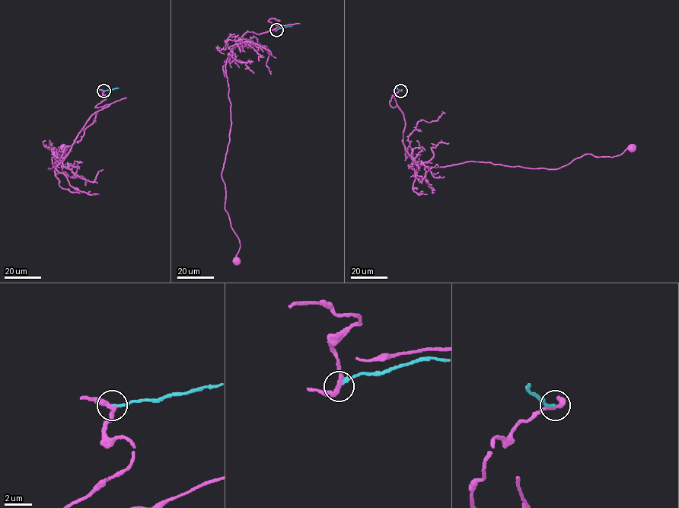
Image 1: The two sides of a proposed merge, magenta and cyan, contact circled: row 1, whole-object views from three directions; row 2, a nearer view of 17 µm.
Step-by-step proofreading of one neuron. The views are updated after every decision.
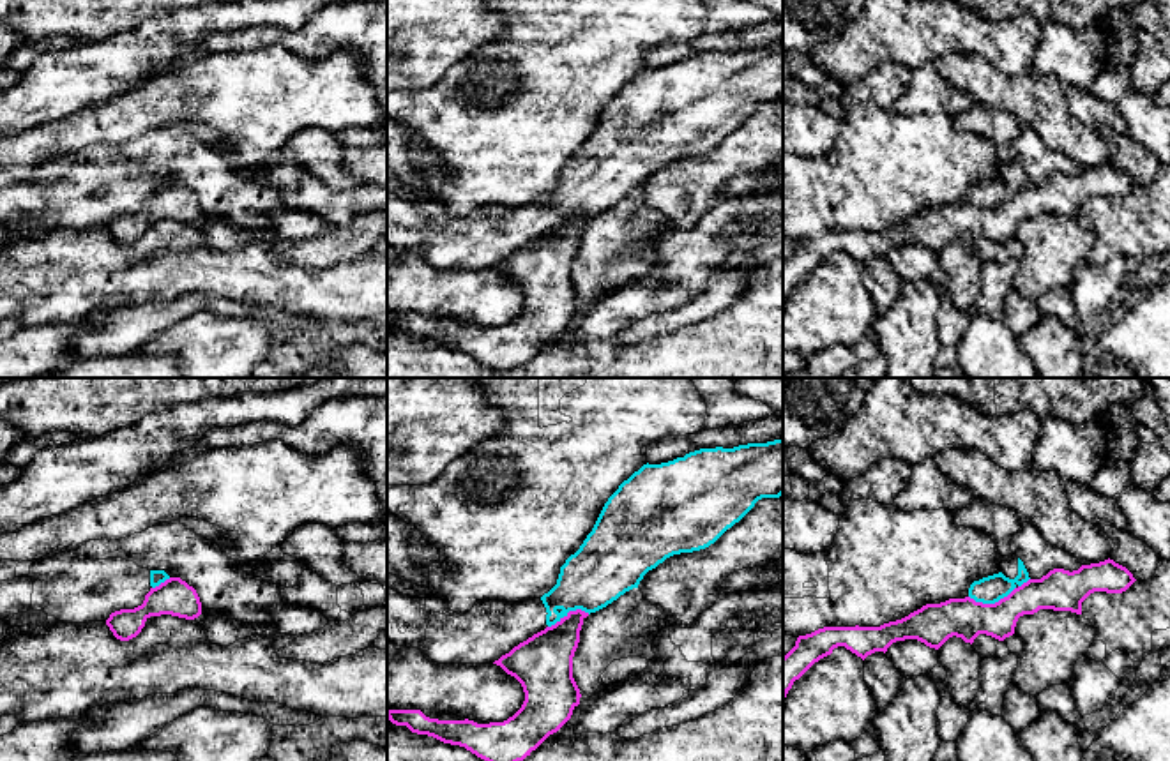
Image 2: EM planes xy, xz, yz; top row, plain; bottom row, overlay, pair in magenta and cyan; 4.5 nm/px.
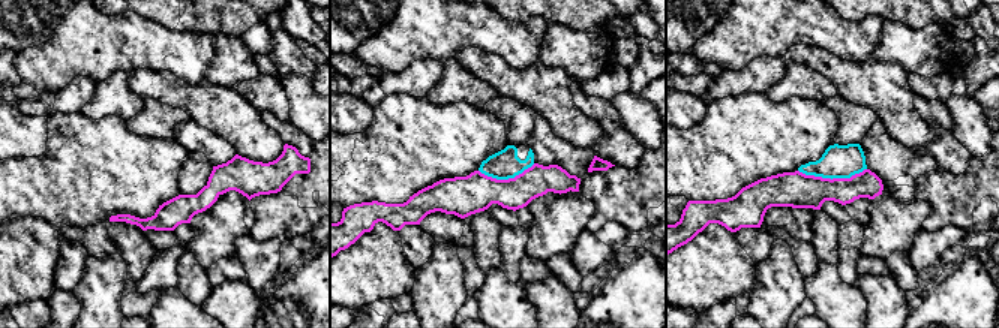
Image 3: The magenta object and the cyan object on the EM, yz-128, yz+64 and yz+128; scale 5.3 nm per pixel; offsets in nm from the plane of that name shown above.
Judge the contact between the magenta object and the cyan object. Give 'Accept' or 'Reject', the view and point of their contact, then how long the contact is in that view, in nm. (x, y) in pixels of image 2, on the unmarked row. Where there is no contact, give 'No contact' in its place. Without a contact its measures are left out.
Reject. Touches magenta at yz (992, 209). Shared border 220 nm

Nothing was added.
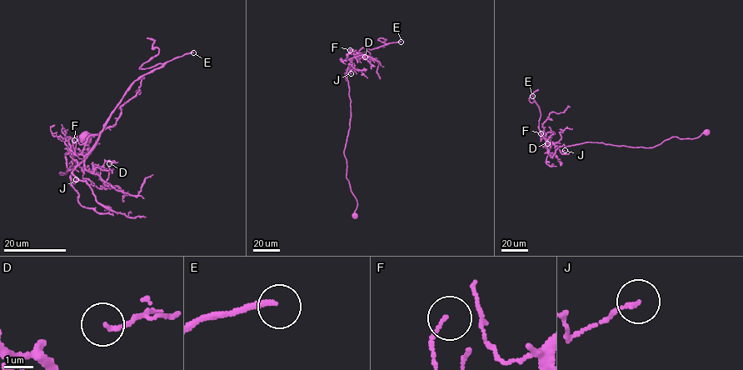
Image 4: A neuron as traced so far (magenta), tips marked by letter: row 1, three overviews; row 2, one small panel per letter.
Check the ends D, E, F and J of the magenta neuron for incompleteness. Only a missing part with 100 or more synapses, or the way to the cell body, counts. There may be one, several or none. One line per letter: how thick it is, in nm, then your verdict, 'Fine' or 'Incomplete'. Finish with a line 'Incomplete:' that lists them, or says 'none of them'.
D: Thickness 130 nm. Fine
E: Thickness 200 nm. Incomplete
F: Thickness 80 nm. Fine
J: Thickness 140 nm. Fine
Incomplete: E

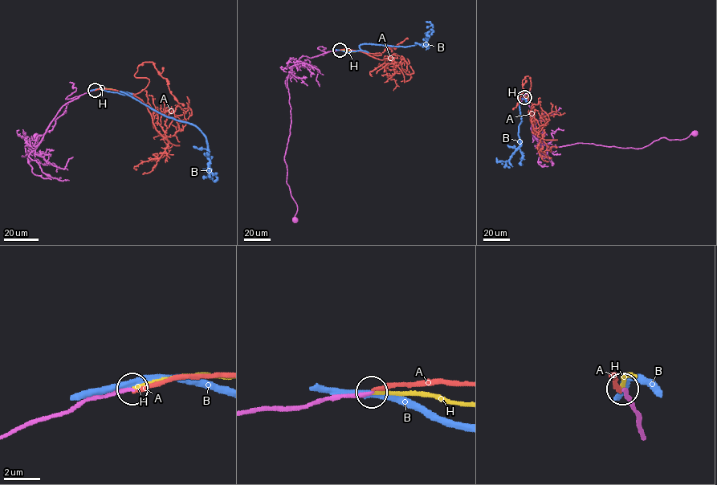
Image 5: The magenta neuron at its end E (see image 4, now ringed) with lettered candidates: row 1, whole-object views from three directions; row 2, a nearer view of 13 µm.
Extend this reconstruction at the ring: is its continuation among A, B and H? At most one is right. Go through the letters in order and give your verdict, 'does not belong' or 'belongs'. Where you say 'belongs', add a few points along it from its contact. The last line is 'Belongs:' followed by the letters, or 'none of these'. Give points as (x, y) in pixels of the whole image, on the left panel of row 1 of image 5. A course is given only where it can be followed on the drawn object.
A: does not belong
B: does not belong
H: belongs; course (95, 90), (114, 90)
Belongs: H

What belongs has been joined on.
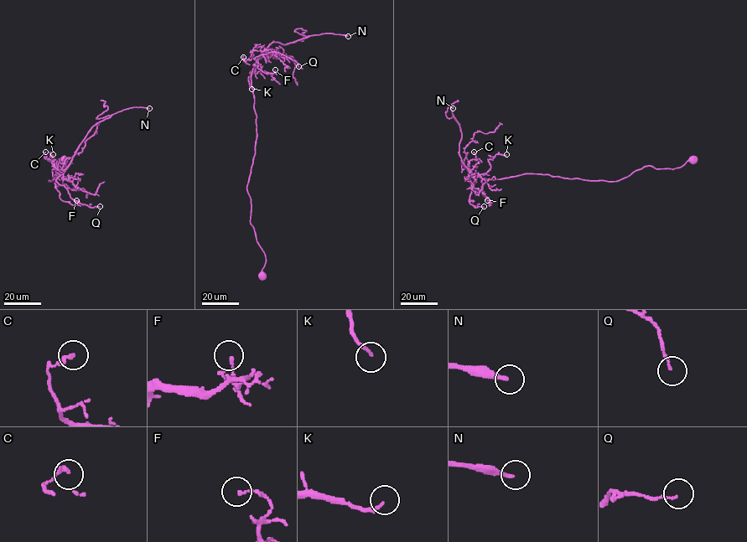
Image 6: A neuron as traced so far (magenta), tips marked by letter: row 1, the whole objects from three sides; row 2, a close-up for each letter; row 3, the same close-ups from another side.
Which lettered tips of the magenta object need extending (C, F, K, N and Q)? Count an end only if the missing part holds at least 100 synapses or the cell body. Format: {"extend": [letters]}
{"extend": ["N"]}

